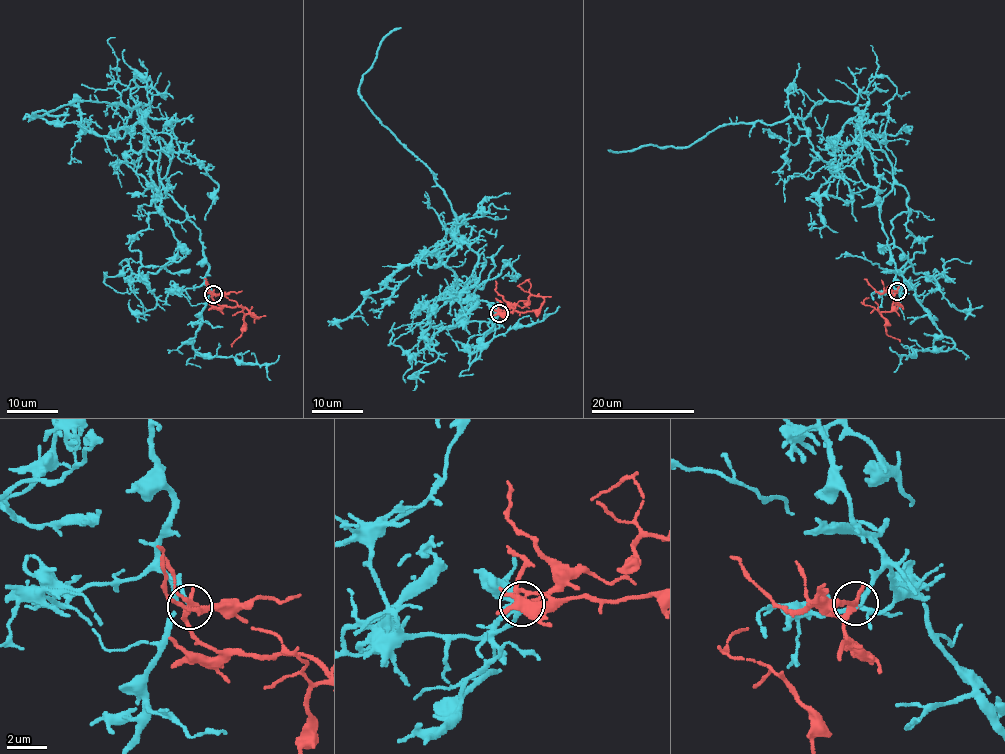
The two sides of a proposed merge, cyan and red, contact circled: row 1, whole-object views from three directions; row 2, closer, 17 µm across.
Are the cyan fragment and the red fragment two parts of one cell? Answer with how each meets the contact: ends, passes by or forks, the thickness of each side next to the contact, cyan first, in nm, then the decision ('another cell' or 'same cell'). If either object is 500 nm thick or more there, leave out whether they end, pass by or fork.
cyan ends there; red forks there; 200 nm thick on the cyan side, 220 nm on the other; same cell

